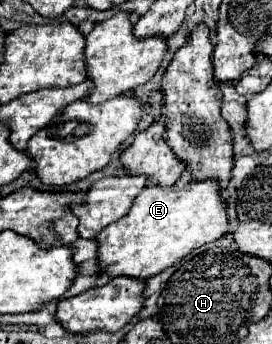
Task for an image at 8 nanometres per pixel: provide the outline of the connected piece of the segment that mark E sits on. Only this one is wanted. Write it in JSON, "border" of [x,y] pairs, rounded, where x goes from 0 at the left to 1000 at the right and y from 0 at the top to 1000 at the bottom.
{"border":[[[691,529],[669,552],[647,541],[544,541],[485,593],[478,616],[390,657],[360,686],[360,773],[404,808],[478,802],[544,814],[632,767],[662,762],[706,727],[816,692],[846,663],[831,587],[816,581],[801,529]]]}

